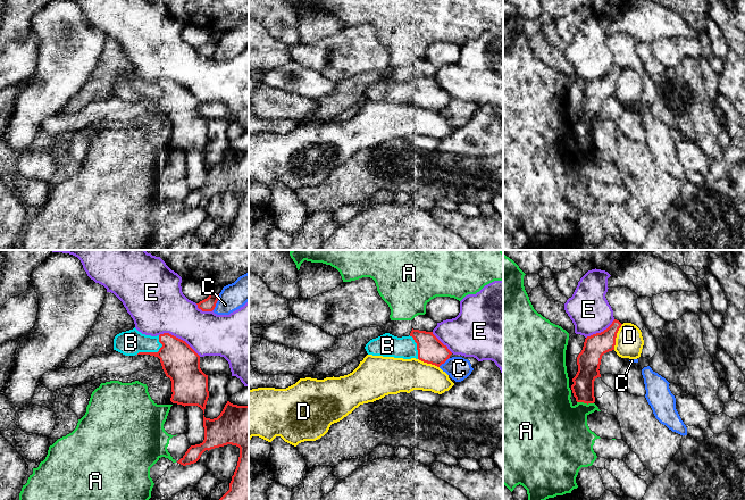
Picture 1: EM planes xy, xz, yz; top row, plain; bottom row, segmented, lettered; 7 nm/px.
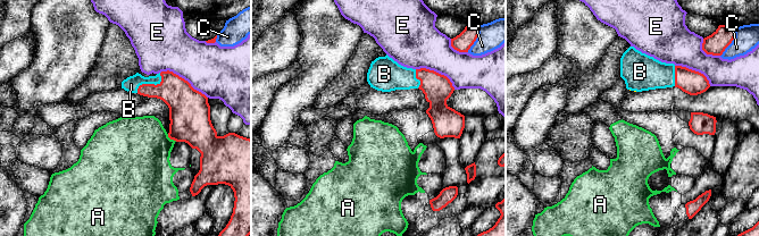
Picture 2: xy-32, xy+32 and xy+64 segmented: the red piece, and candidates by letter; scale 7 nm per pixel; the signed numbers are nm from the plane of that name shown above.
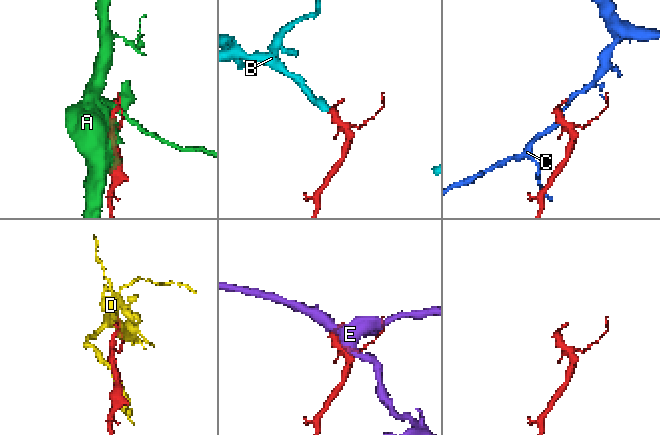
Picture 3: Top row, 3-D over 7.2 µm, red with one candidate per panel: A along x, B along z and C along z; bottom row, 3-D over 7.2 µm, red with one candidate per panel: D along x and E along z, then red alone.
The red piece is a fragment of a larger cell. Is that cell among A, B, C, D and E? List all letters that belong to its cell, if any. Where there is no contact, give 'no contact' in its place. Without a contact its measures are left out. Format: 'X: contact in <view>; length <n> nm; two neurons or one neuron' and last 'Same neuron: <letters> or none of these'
A: contact in yz; length 120 nm; two neurons
B: contact in xy; length 220 nm; one neuron
C: contact in xy; length 120 nm; two neurons
D: contact in yz; length 200 nm; two neurons
E: contact in xy; length 340 nm; two neurons
Same neuron: B

